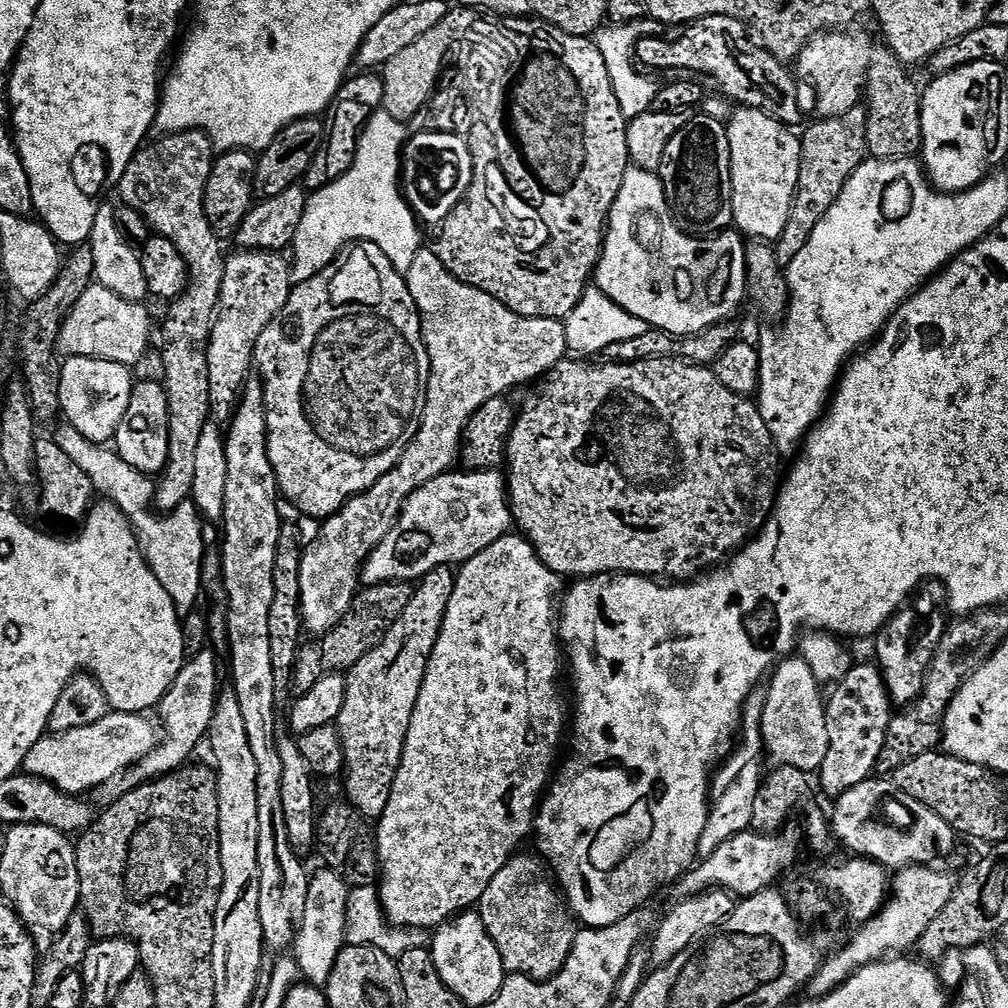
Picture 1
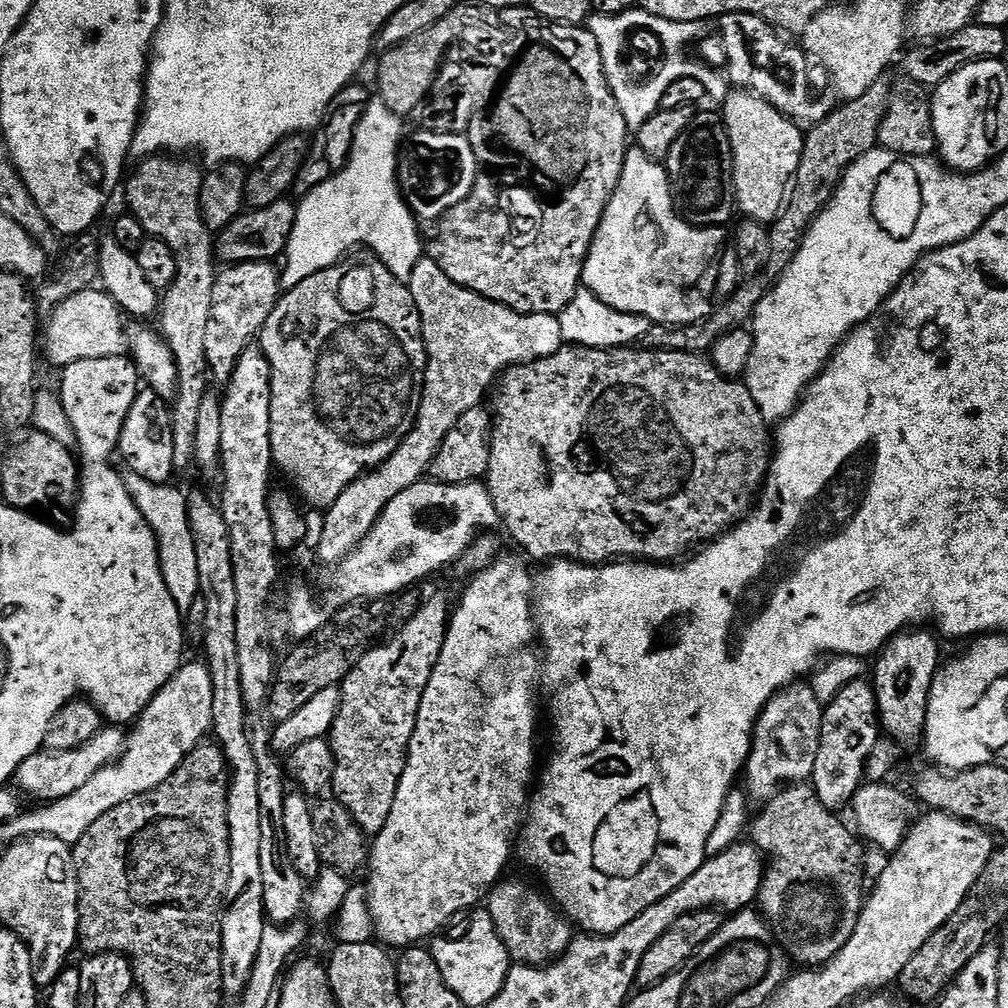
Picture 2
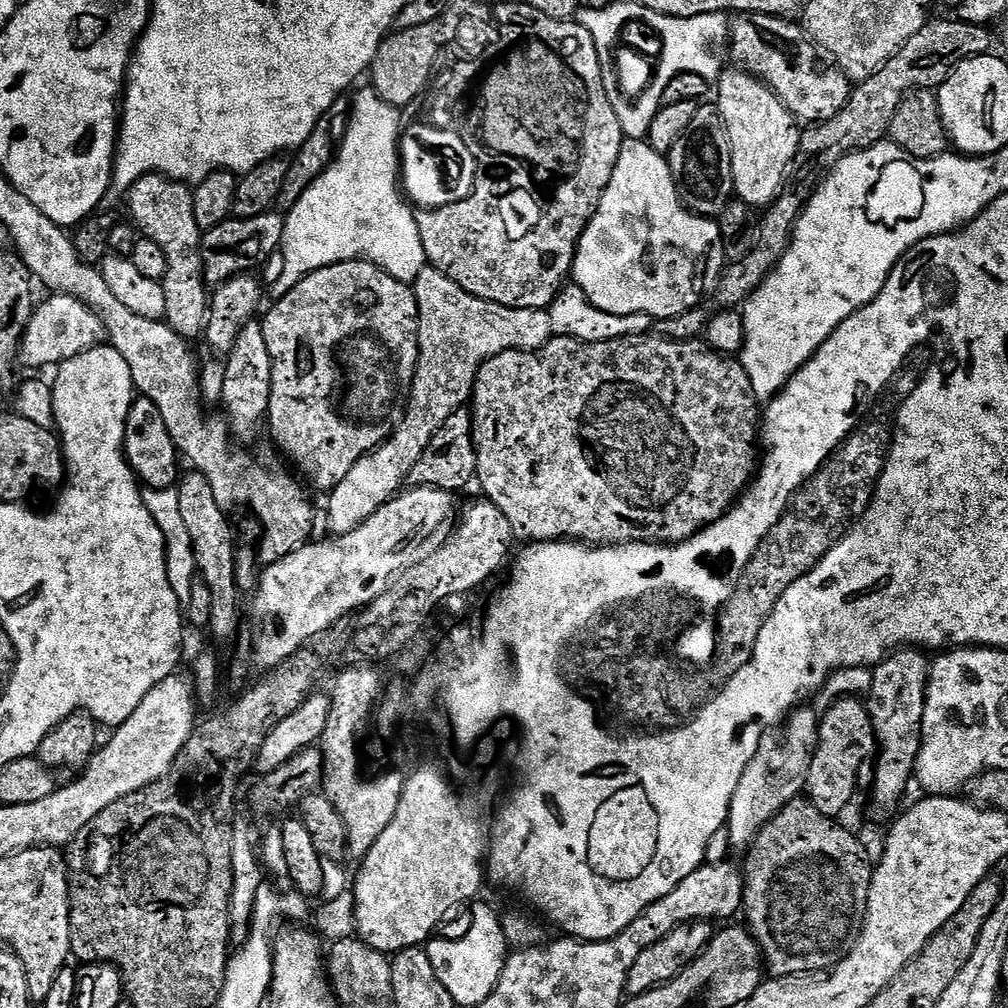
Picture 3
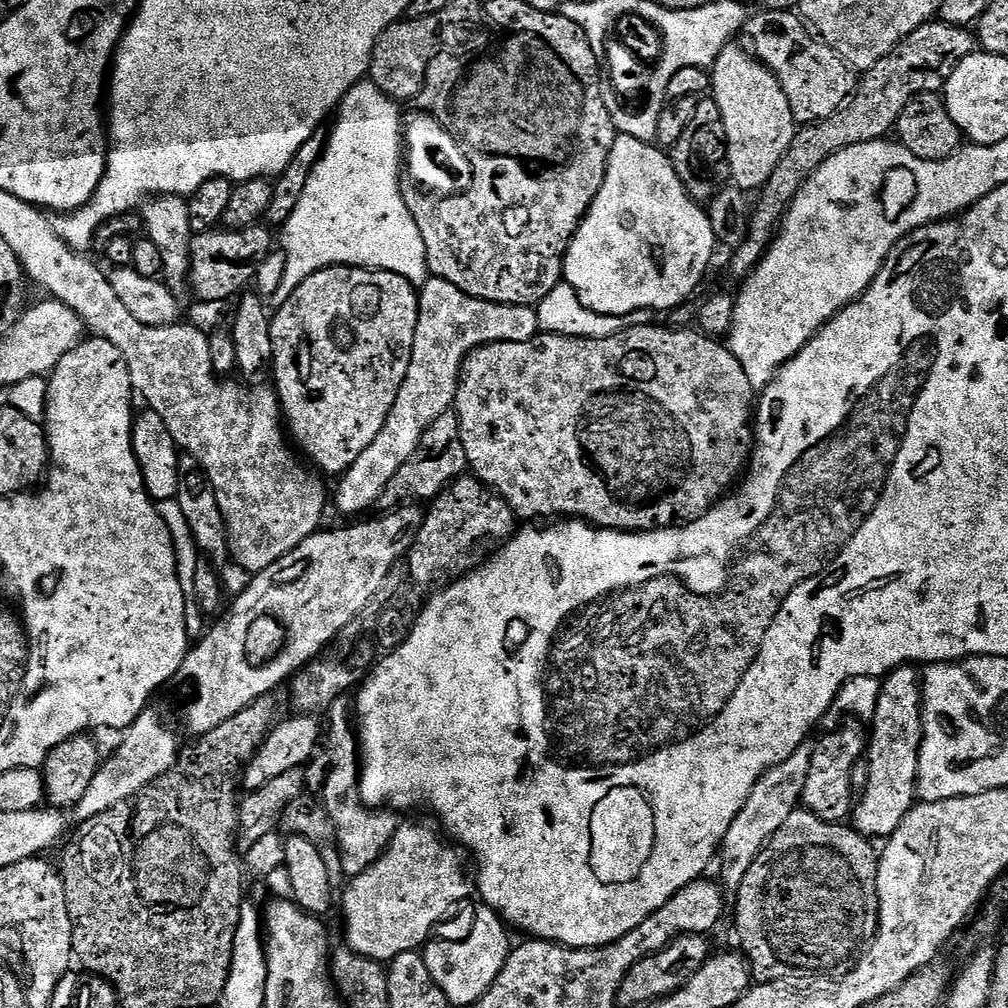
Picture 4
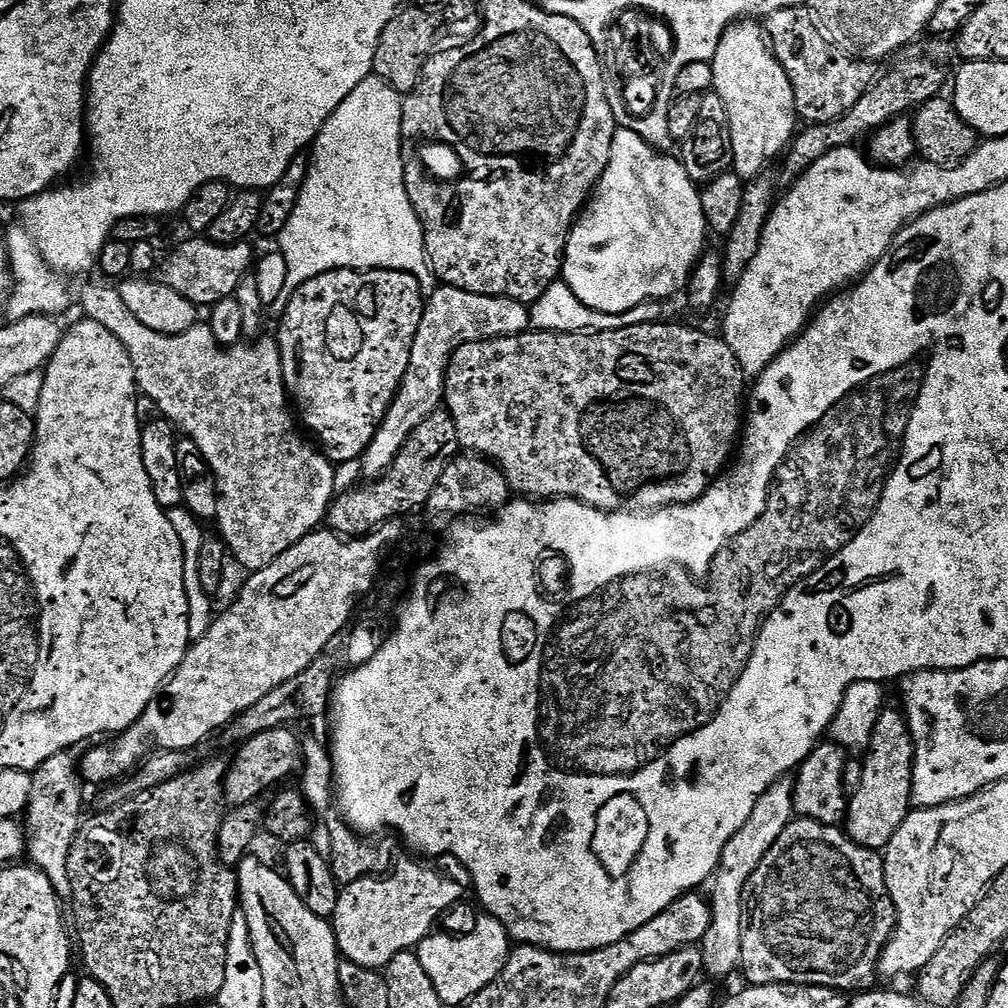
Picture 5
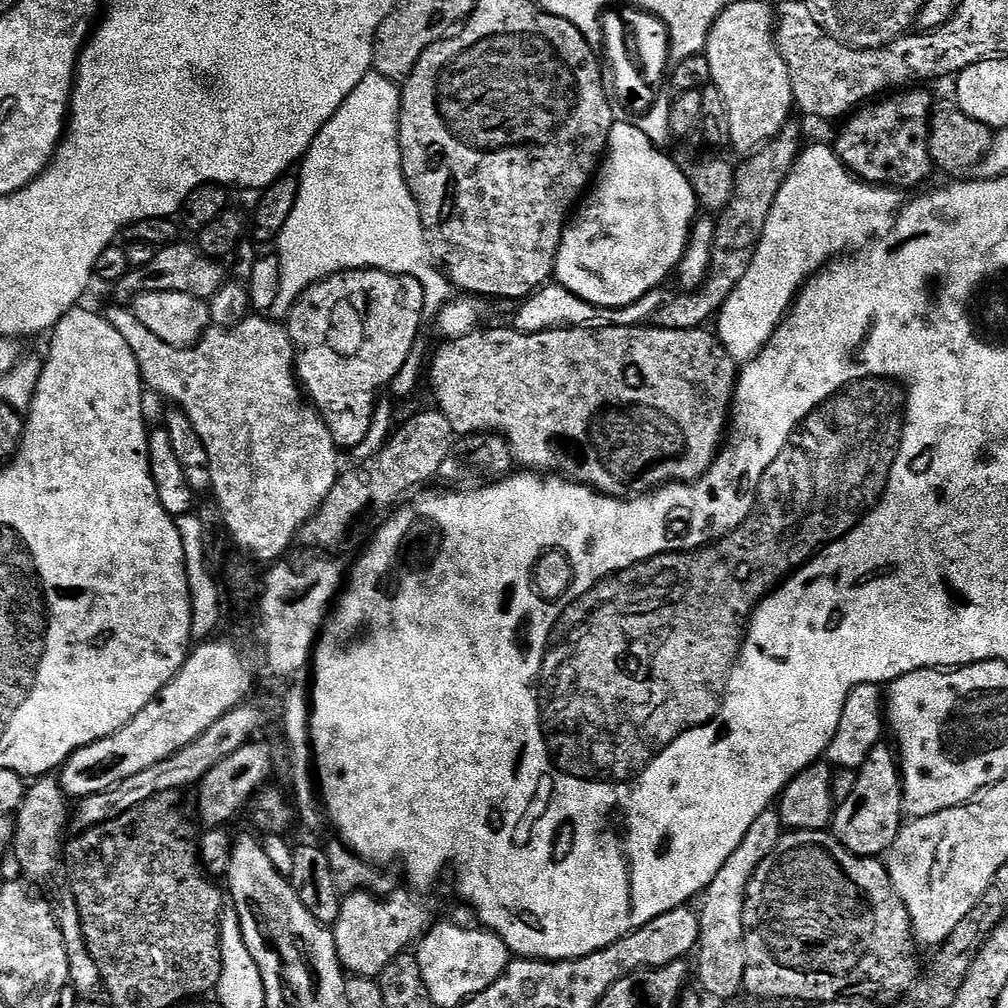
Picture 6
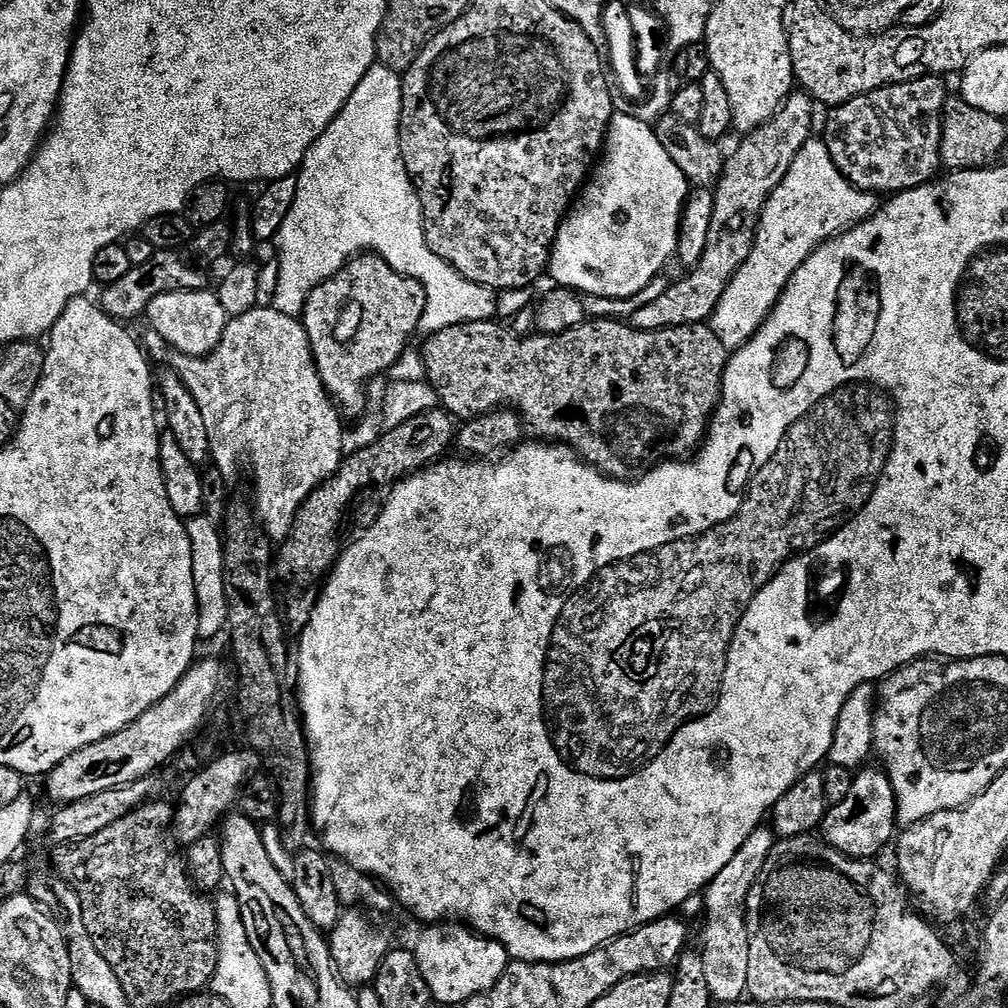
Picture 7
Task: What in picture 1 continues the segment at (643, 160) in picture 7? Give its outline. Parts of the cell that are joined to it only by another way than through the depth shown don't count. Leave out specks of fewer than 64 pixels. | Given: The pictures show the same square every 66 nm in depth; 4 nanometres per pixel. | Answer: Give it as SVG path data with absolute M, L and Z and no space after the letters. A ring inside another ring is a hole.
M630 166L608 215L594 284L622 310L646 322L649 329L669 332L671 336L697 336L710 326L731 321L735 317L732 315L746 304L746 254L741 244L741 233L735 230L725 230L711 238L690 236L683 232L668 209L668 199L659 175Z

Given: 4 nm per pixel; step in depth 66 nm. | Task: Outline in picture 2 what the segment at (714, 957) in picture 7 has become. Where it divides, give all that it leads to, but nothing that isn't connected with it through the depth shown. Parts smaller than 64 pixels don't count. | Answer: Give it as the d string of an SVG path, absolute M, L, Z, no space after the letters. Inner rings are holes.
M807 683L788 685L773 696L756 723L751 754L745 764L744 790L753 803L765 804L782 787L811 779L821 745L823 717L824 704Z

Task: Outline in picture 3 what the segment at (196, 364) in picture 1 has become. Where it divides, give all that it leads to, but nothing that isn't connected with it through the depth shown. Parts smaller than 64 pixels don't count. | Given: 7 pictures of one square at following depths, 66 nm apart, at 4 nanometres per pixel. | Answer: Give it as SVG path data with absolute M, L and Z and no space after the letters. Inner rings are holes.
M153 174L144 176L127 193L128 208L141 237L158 242L166 253L166 278L162 281L166 294L164 320L176 333L185 338L199 337L206 327L210 307L210 288L204 282L201 231L194 222L193 189L185 181Z

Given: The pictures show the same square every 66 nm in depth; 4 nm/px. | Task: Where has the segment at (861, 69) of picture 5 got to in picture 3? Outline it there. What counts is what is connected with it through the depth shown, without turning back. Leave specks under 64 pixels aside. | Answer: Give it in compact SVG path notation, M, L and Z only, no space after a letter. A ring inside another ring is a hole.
M742 12L730 24L730 49L741 60L743 67L752 75L760 77L776 97L784 103L805 125L824 124L834 114L838 114L846 106L848 97L852 95L853 85L840 68L820 68L816 61L817 45L813 44L807 31L799 23L782 16L767 16L761 12Z

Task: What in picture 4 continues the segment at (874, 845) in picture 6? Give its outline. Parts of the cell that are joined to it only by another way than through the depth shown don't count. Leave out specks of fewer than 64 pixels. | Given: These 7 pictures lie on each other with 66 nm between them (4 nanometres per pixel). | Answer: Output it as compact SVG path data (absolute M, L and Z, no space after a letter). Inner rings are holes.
M905 666L889 672L880 681L881 694L870 721L870 739L866 759L870 778L866 790L859 793L850 817L851 827L873 842L887 841L902 826L902 818L917 803L916 779L922 746L922 676L915 667Z

